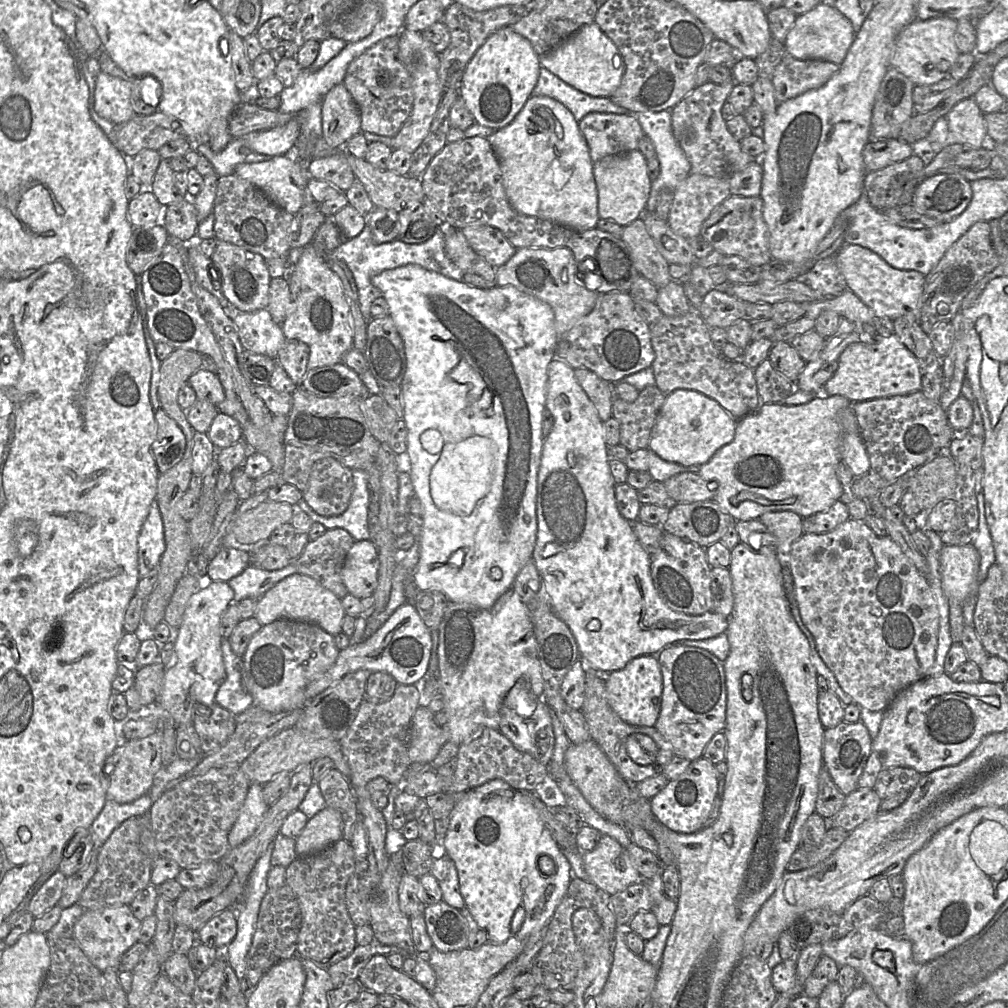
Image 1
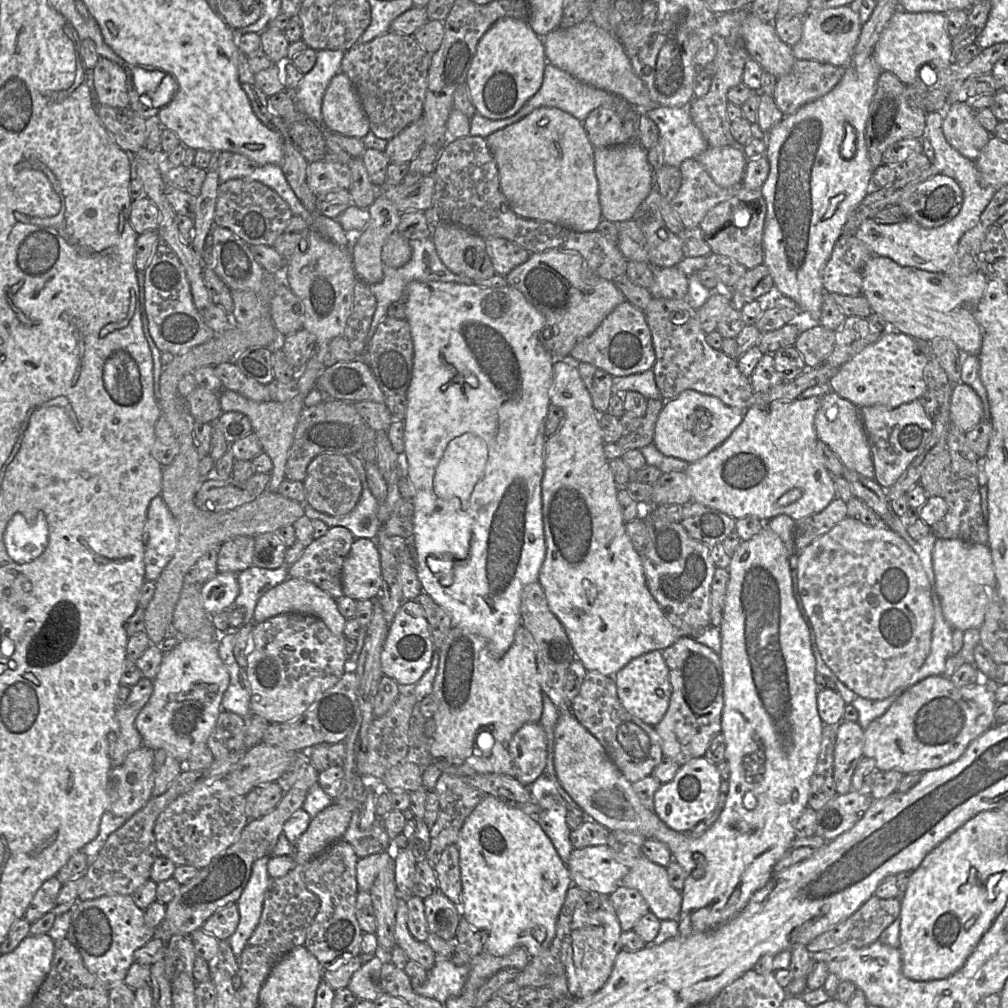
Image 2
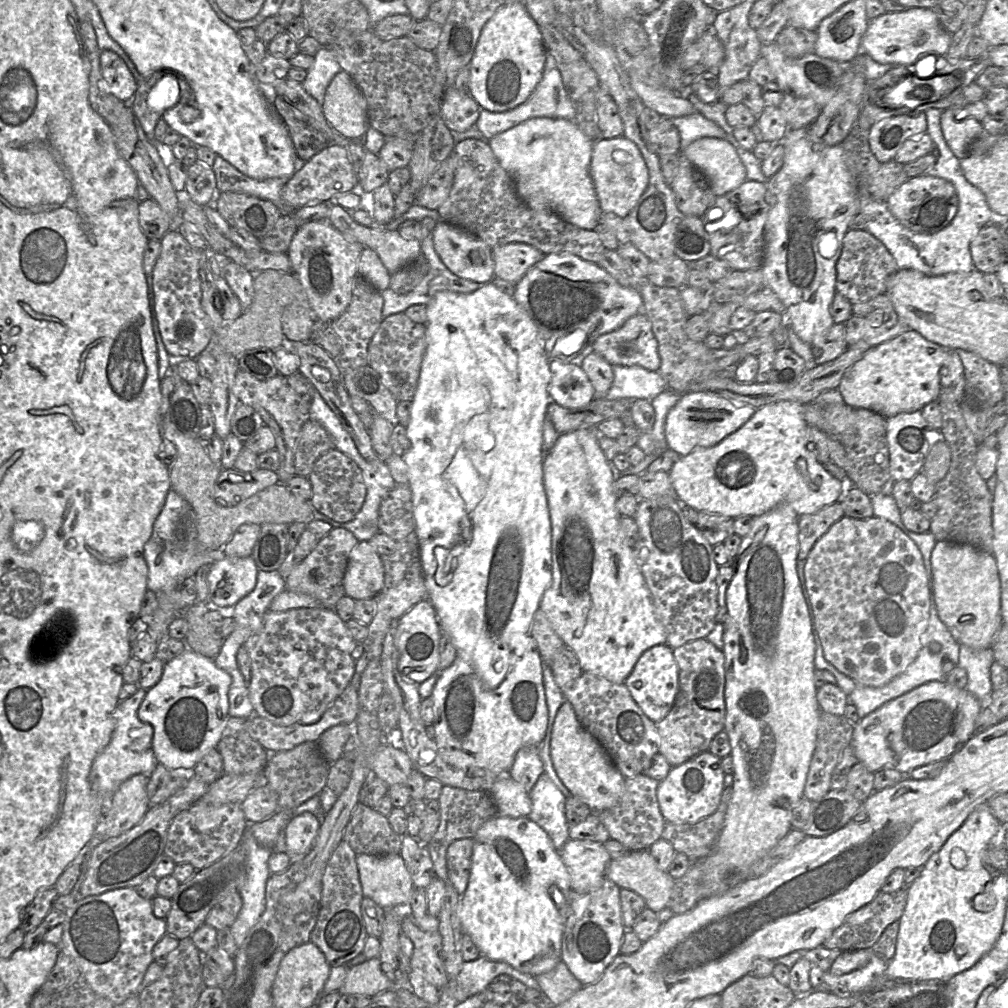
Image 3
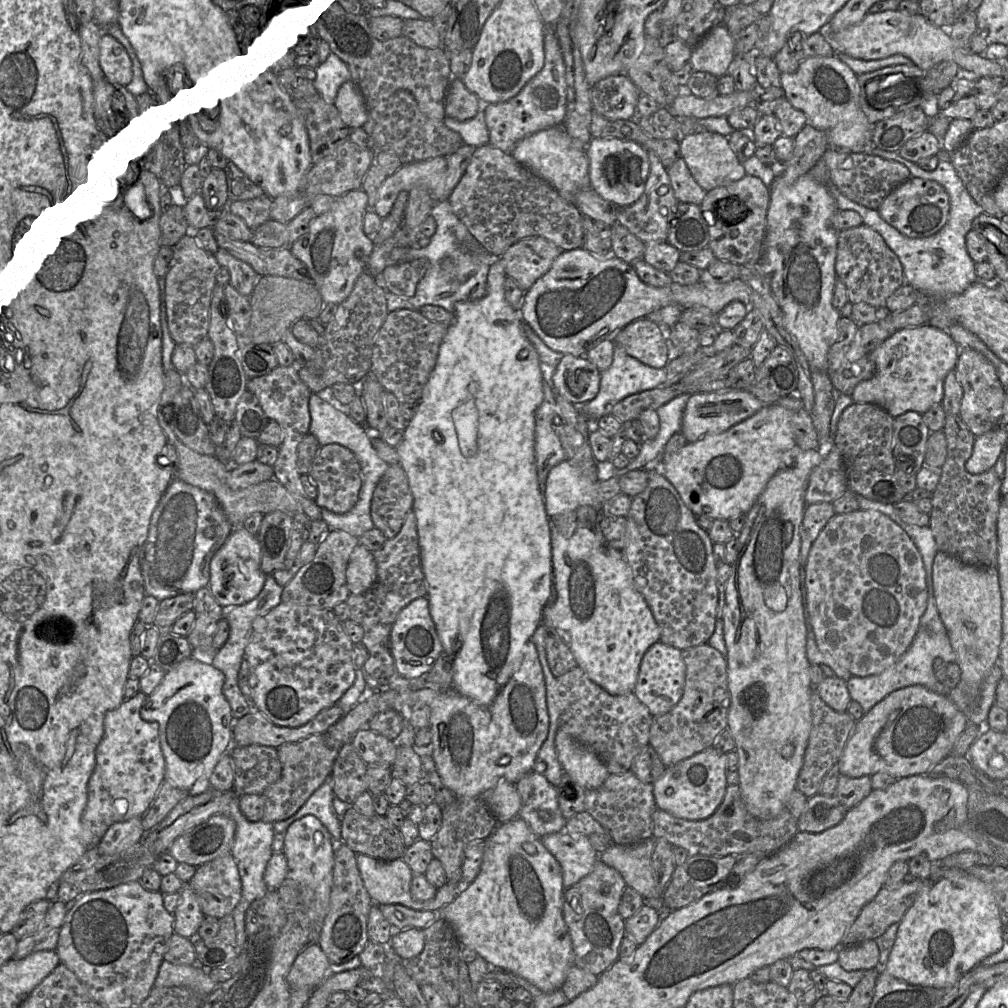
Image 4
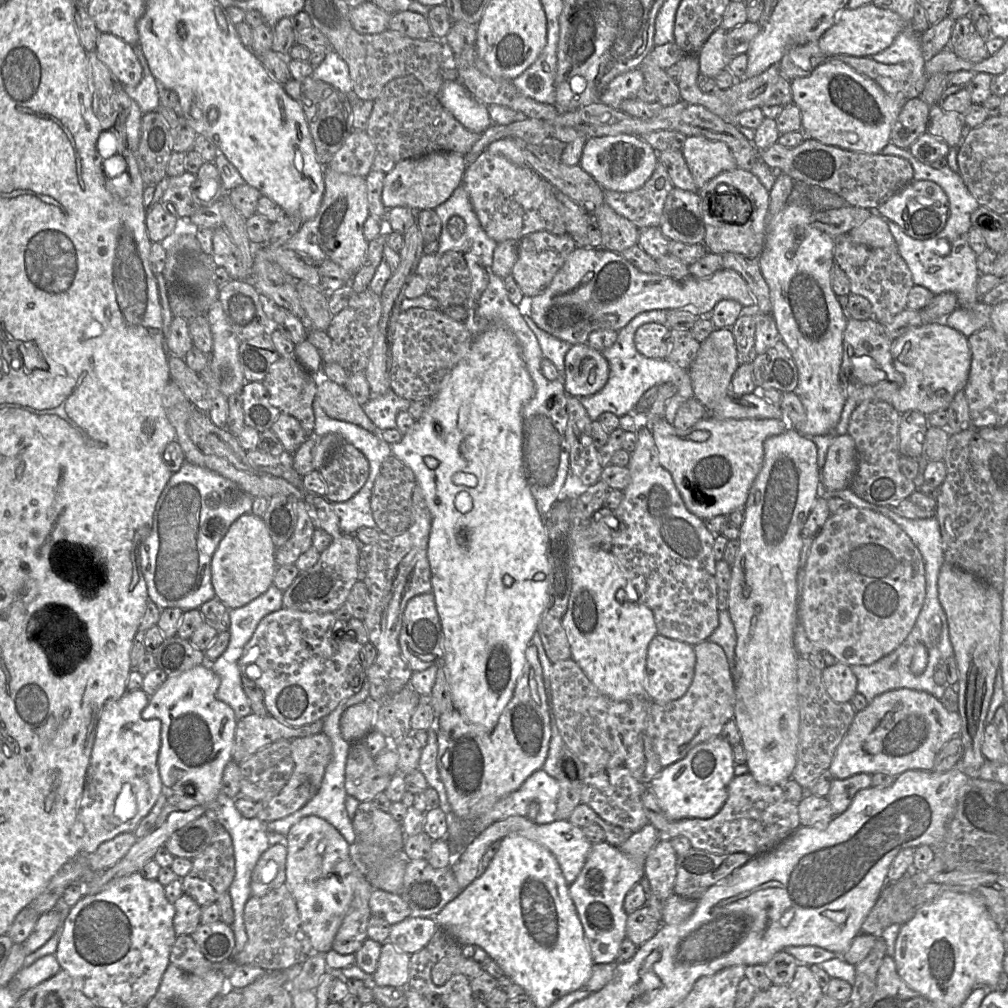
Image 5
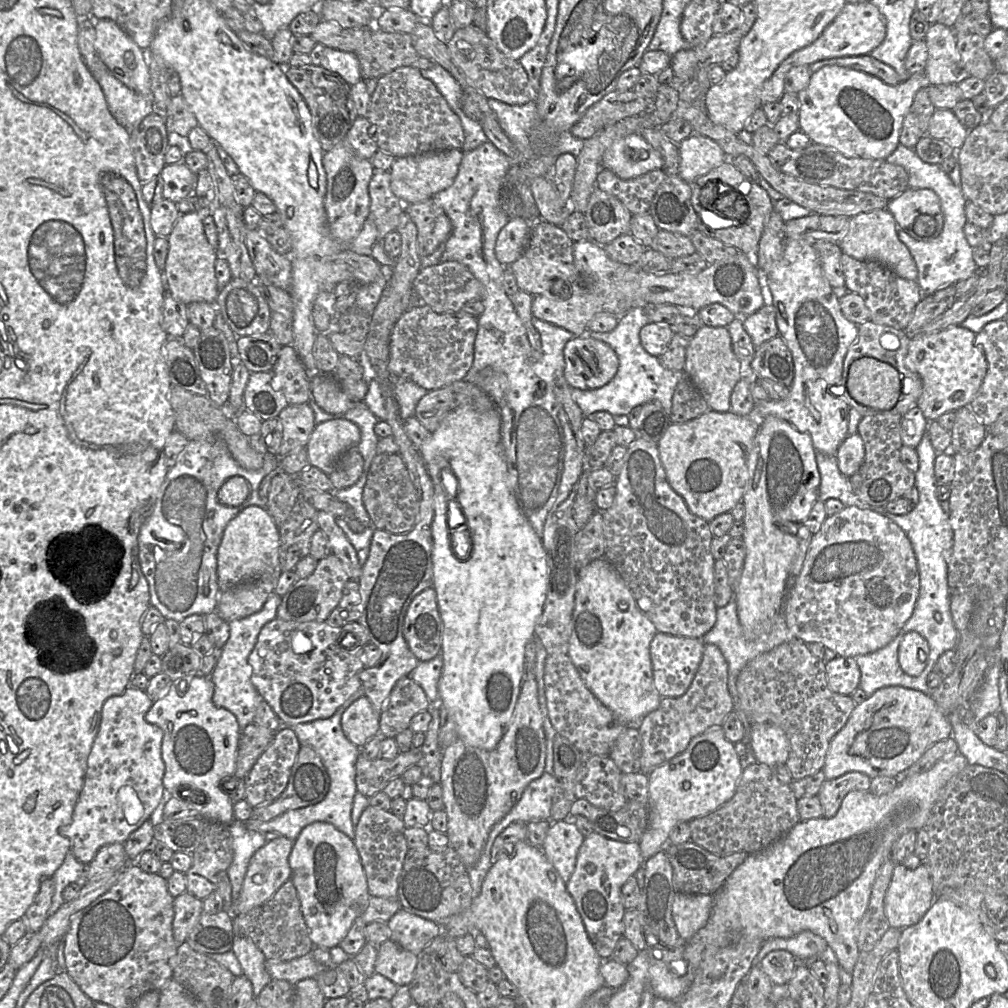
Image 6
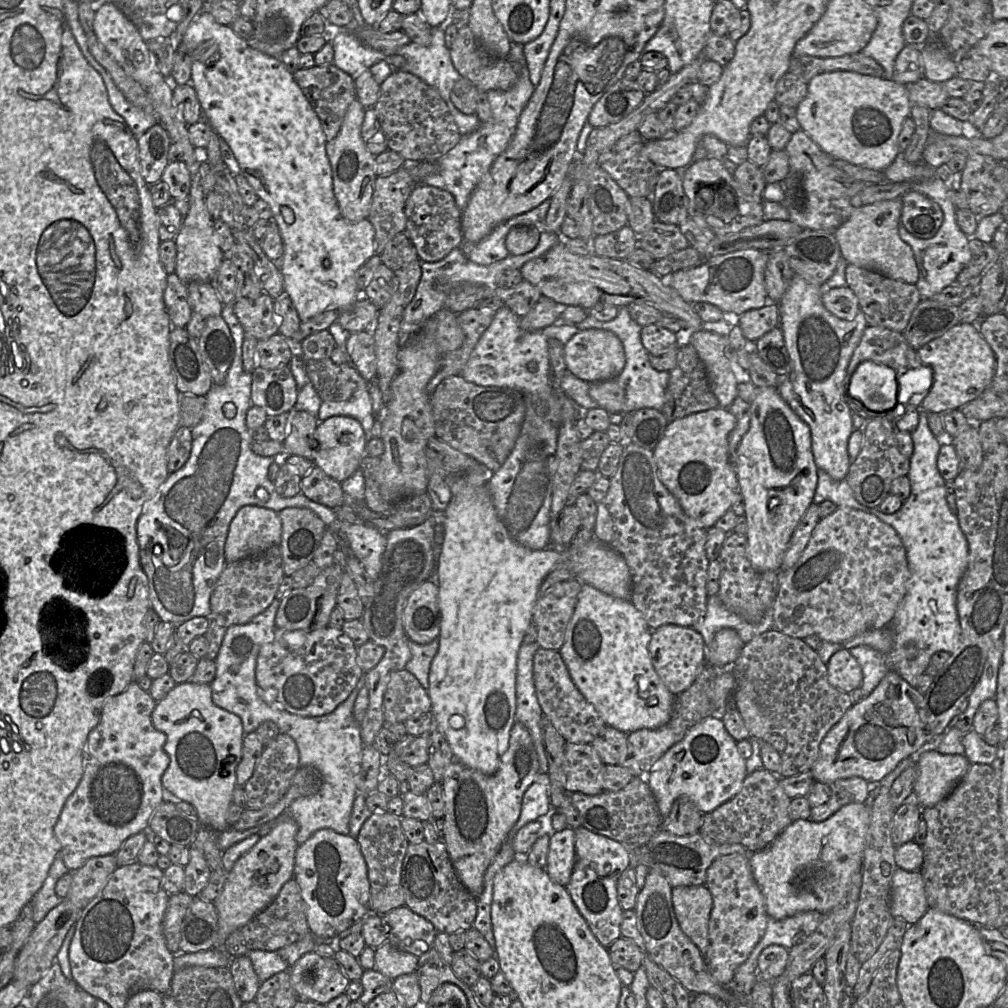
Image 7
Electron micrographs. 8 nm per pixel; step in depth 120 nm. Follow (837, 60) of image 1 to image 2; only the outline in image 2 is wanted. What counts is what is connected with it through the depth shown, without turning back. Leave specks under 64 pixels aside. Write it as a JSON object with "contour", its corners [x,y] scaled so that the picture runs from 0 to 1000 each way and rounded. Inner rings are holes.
{"contour":[[[841,5],[803,10],[797,17],[795,38],[786,46],[787,55],[792,60],[809,60],[813,63],[838,66],[852,40],[854,29],[852,15]]]}

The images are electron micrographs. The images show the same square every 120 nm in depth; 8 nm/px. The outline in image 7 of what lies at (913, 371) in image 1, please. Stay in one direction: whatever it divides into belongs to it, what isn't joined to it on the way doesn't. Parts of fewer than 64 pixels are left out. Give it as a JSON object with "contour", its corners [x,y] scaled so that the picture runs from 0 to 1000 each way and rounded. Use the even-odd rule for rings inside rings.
{"contour":[[[964,321],[944,324],[914,344],[910,352],[926,370],[925,384],[914,401],[914,405],[921,410],[936,411],[969,396],[983,381],[988,365],[984,346],[973,333],[971,324]]]}

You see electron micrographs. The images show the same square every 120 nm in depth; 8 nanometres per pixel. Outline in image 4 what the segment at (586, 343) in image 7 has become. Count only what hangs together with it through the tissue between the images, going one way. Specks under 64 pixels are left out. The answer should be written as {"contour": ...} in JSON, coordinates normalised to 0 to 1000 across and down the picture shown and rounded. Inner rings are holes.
{"contour":[[[561,351],[547,374],[551,389],[572,403],[592,393],[597,369],[581,353]]]}

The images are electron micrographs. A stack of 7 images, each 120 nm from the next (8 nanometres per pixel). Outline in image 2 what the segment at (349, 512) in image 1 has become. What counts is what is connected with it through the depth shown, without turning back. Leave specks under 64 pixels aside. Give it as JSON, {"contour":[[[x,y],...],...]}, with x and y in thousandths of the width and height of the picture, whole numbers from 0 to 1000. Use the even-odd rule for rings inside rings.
{"contour":[[[347,450],[344,452],[346,458],[351,463],[353,468],[356,471],[358,481],[359,481],[359,488],[357,495],[352,502],[352,504],[343,512],[340,513],[328,513],[322,510],[319,510],[313,506],[312,506],[309,502],[302,500],[302,512],[305,513],[307,516],[317,516],[322,519],[326,524],[329,523],[341,523],[345,525],[352,535],[366,535],[371,536],[374,532],[376,526],[380,523],[383,516],[386,514],[388,508],[390,507],[392,500],[398,494],[398,491],[395,486],[395,476],[397,474],[397,465],[396,463],[390,468],[387,473],[387,477],[384,480],[384,493],[380,499],[375,499],[374,496],[371,494],[369,489],[367,488],[365,481],[364,481],[364,474],[362,468],[362,458],[356,451],[354,450]]]}

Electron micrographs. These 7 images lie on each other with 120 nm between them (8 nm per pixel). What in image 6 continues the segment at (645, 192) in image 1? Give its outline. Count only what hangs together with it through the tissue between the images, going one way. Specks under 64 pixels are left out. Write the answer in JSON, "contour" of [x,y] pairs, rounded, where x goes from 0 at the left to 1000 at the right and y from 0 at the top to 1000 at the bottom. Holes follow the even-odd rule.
{"contour":[[[628,132],[611,139],[599,152],[597,166],[623,179],[658,168],[659,159],[636,134]]]}

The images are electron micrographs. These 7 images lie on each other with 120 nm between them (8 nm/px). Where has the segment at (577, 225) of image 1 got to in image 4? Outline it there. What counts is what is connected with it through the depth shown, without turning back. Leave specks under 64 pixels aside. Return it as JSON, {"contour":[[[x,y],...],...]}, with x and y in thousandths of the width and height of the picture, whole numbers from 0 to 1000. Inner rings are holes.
{"contour":[[[559,125],[545,126],[521,136],[512,143],[507,154],[517,164],[543,180],[562,198],[568,200],[571,190],[585,187],[581,146],[568,139]]]}

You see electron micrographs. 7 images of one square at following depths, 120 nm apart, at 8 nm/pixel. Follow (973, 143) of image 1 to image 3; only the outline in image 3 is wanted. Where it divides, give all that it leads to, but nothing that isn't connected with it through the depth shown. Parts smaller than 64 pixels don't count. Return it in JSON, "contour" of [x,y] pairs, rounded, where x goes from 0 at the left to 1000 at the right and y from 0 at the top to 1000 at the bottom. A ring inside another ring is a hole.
{"contour":[[[939,107],[934,114],[934,128],[941,148],[950,158],[960,154],[962,144],[976,131],[973,121],[965,116],[949,119],[947,113],[951,109]]]}

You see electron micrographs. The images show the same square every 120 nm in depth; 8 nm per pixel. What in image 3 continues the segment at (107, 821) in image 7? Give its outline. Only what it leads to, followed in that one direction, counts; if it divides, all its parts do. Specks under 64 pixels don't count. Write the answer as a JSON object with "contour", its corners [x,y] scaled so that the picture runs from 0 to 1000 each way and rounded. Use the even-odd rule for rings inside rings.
{"contour":[[[138,682],[129,692],[118,696],[112,707],[114,723],[110,734],[91,758],[88,775],[92,785],[101,794],[110,794],[118,780],[135,768],[148,771],[157,758],[151,742],[153,723],[149,718],[143,717],[137,712],[137,703],[145,687],[146,685]]]}

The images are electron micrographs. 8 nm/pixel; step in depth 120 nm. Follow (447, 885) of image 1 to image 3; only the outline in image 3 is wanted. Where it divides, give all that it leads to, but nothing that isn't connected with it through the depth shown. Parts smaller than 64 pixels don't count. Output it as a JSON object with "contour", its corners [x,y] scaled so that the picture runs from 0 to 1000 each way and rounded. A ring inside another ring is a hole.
{"contour":[[[459,831],[446,837],[442,854],[444,869],[450,881],[458,889],[464,879],[469,846],[469,832]]]}

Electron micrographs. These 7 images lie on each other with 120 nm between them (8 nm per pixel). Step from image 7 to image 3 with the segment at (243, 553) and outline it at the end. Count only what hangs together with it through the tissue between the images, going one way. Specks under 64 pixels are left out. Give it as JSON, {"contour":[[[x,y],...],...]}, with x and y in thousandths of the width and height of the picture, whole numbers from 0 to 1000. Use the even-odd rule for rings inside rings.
{"contour":[[[220,552],[206,568],[207,601],[215,604],[231,604],[234,598],[246,590],[254,580],[256,563],[249,552],[236,554]]]}

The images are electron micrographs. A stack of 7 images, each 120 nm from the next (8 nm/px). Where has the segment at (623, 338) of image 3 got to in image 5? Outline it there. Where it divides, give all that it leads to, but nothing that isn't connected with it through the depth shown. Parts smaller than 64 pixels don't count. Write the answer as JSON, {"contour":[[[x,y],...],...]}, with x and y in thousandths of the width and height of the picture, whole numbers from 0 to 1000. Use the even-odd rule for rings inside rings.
{"contour":[[[654,320],[634,323],[629,332],[631,346],[647,356],[661,356],[665,347],[665,326]]]}

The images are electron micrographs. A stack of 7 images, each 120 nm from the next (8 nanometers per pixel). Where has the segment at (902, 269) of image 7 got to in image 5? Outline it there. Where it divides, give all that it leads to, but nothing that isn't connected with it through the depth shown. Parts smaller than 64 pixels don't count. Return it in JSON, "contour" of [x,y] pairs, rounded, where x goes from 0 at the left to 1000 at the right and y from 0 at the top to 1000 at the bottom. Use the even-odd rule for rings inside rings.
{"contour":[[[864,211],[854,223],[846,226],[842,233],[848,241],[865,246],[890,248],[890,242],[883,230],[880,219],[870,211]]]}

